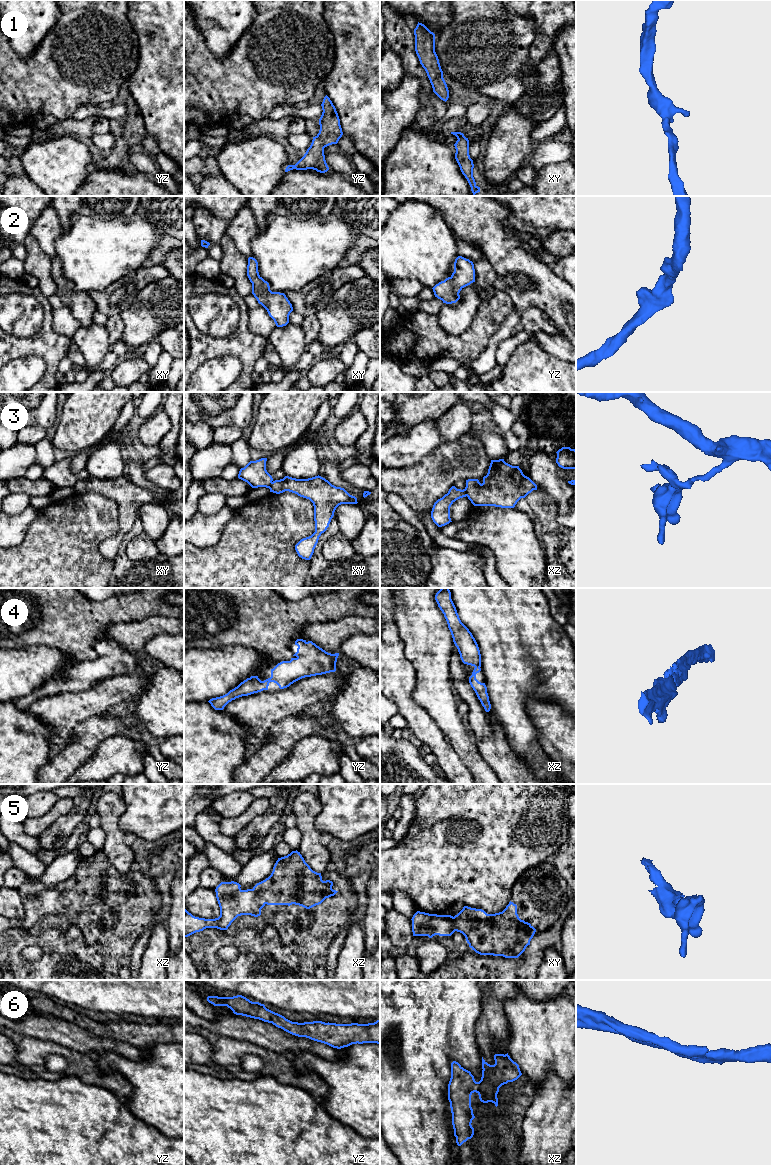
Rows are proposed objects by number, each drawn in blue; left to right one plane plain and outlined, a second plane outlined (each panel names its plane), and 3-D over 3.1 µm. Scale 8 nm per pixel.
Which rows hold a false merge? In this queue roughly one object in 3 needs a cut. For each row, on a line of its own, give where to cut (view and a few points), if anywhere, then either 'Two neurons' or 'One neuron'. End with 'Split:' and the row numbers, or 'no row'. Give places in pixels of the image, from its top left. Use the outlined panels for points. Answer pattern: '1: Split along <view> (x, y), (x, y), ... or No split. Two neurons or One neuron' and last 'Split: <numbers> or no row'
1: No split. One neuron
2: No split. One neuron
3: Split along xz (464, 489), (466, 495). Two neurons
4: No split. One neuron
5: No split. One neuron
6: No split. One neuron
Split: 3

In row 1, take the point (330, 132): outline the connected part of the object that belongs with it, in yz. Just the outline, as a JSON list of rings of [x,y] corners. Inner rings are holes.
[[[327,95],[324,97],[321,106],[323,112],[319,119],[319,133],[313,137],[312,143],[304,156],[295,165],[288,165],[285,172],[293,169],[313,169],[325,173],[329,170],[325,160],[324,148],[337,144],[343,132],[336,108]]]

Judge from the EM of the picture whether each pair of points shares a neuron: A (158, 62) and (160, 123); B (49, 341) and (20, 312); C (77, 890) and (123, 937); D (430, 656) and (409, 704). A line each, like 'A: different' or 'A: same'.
A: same
B: different
C: same
D: different

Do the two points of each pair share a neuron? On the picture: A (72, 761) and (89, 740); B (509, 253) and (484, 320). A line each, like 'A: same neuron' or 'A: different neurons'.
A: same neuron
B: different neurons

